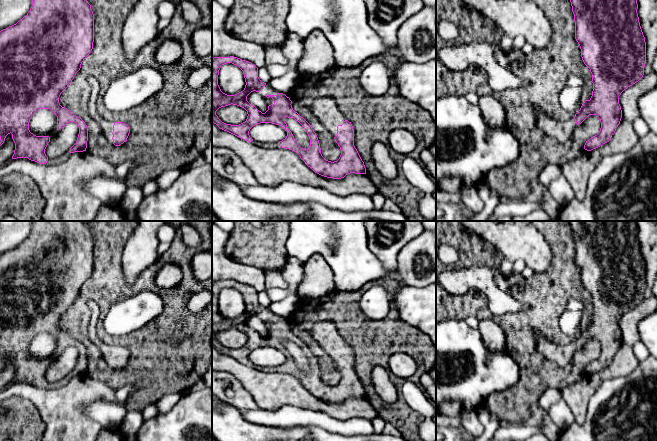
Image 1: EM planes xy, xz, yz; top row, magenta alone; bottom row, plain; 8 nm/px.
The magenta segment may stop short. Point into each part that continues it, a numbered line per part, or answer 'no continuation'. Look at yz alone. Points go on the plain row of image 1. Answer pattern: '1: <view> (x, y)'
1: yz (562, 354)

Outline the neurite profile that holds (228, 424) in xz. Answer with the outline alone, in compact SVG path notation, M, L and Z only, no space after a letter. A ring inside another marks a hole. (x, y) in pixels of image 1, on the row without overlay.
M213 398L212 436L217 441L311 441L311 436L306 426L281 428L251 423L243 418L239 409L231 405L221 405Z

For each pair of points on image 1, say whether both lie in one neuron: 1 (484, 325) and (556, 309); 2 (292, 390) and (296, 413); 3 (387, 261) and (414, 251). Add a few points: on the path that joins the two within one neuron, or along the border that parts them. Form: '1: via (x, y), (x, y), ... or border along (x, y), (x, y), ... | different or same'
1: border along (481, 319), (492, 319), (501, 327), (505, 344) | different
2: border along (272, 409), (293, 405), (318, 412) | different
3: border along (412, 239), (399, 252), (398, 264), (395, 268) | different

